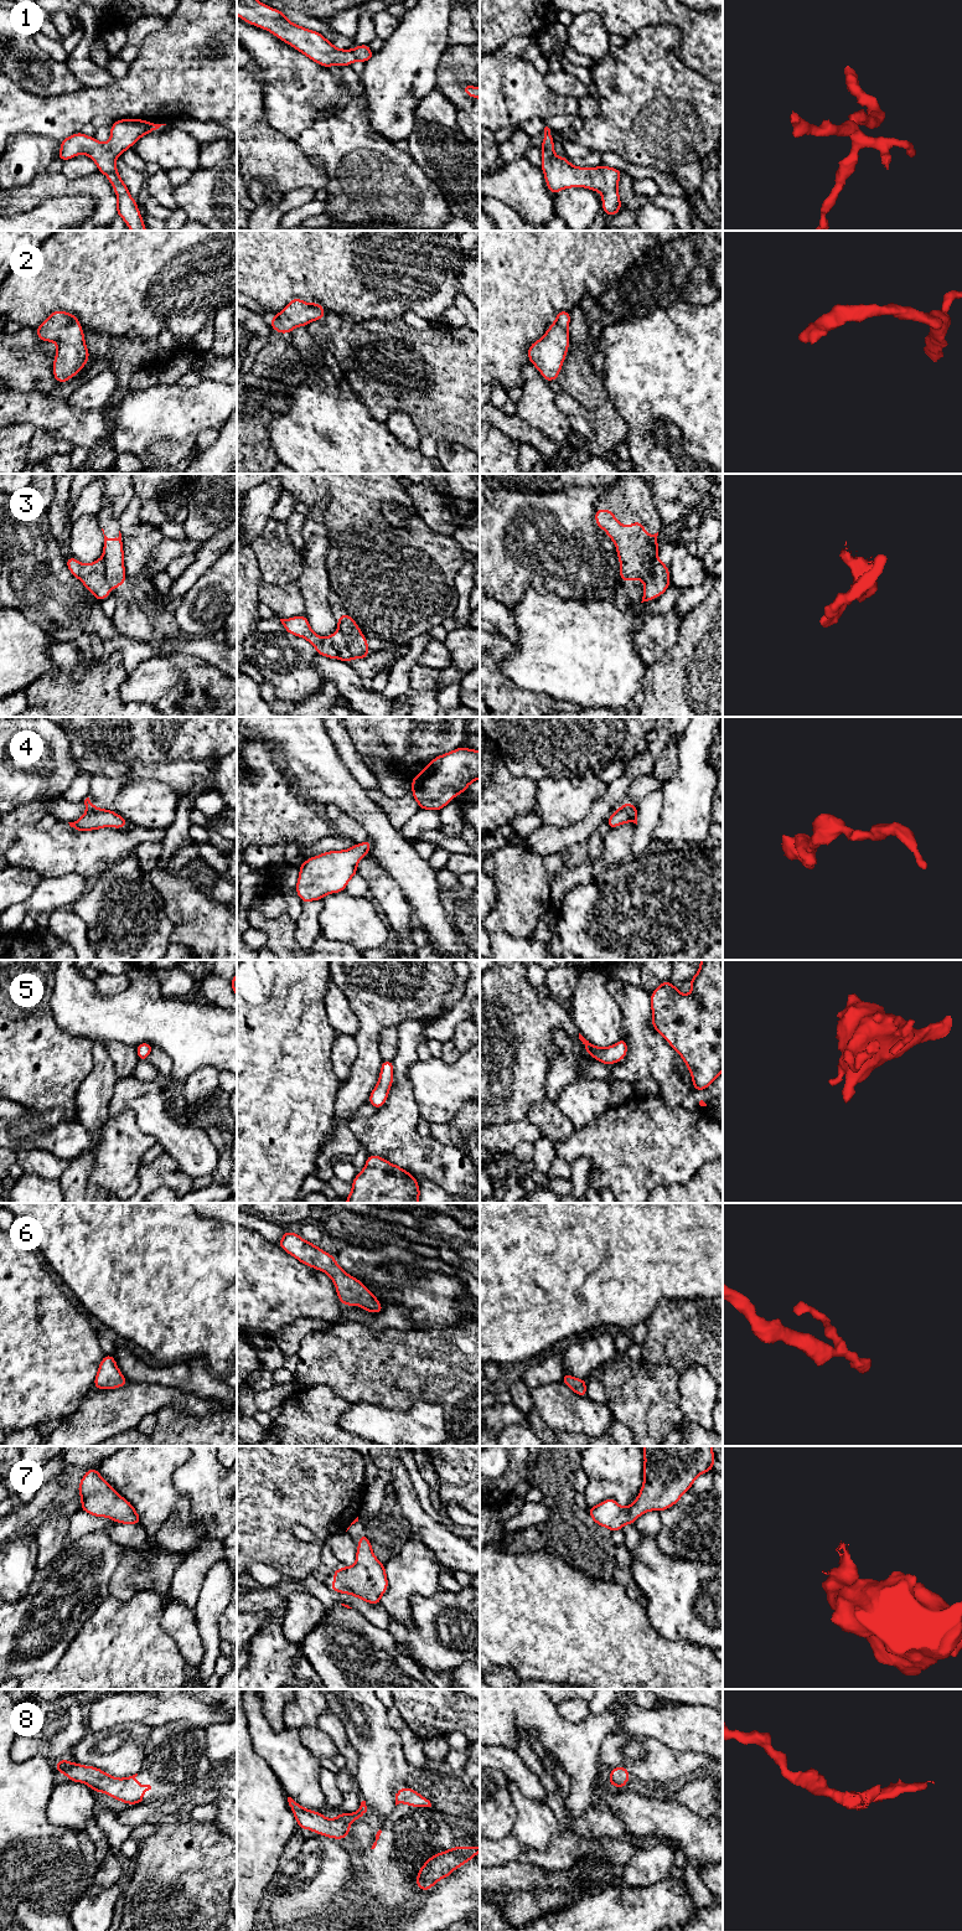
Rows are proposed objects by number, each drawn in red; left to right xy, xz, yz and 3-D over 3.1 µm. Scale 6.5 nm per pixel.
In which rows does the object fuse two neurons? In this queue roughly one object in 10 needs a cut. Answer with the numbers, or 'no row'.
3

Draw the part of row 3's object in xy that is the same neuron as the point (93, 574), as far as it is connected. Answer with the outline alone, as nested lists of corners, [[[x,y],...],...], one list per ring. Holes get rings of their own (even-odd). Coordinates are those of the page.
[[[74,557],[66,559],[69,572],[78,578],[98,601],[109,597],[110,587],[105,579],[105,562],[103,558],[88,564],[82,564]]]

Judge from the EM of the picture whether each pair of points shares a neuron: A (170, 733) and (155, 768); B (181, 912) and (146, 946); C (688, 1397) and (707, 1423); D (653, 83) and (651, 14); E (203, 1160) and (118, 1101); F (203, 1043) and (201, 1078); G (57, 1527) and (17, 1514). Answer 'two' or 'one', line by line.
A: two
B: two
C: one
D: two
E: one
F: two
G: two

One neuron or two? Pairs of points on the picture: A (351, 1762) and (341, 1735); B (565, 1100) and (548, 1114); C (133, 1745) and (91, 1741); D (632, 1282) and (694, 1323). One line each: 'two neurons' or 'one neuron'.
A: one neuron
B: two neurons
C: one neuron
D: two neurons

